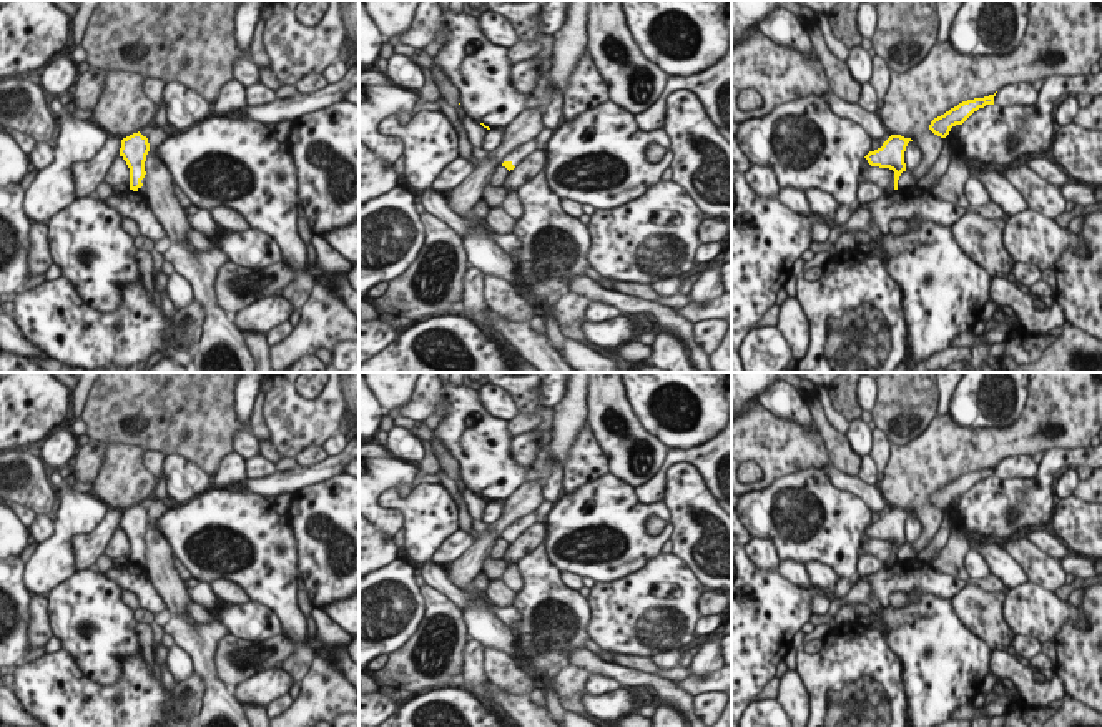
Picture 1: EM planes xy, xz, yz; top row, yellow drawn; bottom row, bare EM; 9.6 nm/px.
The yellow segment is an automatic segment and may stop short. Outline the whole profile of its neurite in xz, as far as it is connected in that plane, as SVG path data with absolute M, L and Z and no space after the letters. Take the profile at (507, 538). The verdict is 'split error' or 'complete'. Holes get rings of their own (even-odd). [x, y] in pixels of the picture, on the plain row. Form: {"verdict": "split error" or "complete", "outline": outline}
{"verdict": "split error", "outline": "M535 511L524 516L522 519L519 519L517 524L514 524L512 527L505 529L505 534L502 536L502 539L505 539L509 544L514 542L527 527L530 527L532 524L537 522L535 517Z"}

